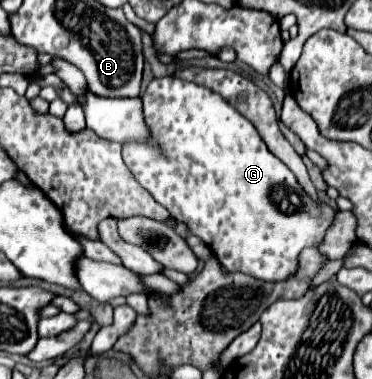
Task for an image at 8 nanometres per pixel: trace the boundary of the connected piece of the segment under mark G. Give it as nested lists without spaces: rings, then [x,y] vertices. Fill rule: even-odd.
[[[165,76],[165,78],[155,78],[149,86],[147,86],[147,92],[143,94],[143,114],[145,114],[145,122],[151,130],[151,138],[147,144],[125,144],[123,146],[123,160],[127,164],[127,168],[133,172],[135,180],[161,204],[169,210],[169,214],[175,218],[175,220],[183,220],[189,224],[191,228],[191,234],[201,238],[211,250],[215,250],[215,254],[219,256],[219,260],[223,262],[223,266],[229,270],[229,272],[243,272],[243,274],[251,274],[253,278],[259,278],[263,282],[283,282],[291,276],[297,274],[299,270],[299,254],[303,248],[309,248],[309,246],[317,246],[319,242],[323,242],[325,238],[325,232],[327,228],[331,228],[337,212],[335,208],[331,208],[329,204],[325,202],[317,202],[313,198],[307,198],[307,192],[297,184],[297,178],[295,174],[279,160],[275,158],[269,148],[265,146],[265,142],[261,140],[259,132],[255,130],[255,126],[245,118],[241,116],[231,104],[227,104],[219,94],[211,92],[209,88],[203,88],[203,86],[197,86],[193,82],[185,82],[185,80],[179,80],[179,78],[171,78],[171,76]]]

